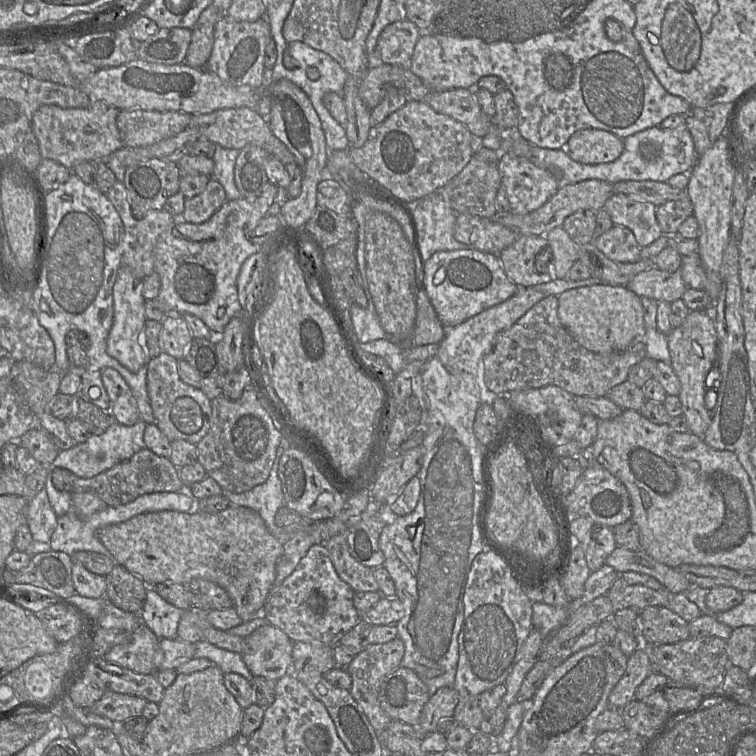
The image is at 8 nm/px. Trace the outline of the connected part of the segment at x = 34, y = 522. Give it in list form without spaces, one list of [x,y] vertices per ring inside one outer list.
[[[45,488],[34,497],[27,499],[26,521],[33,541],[49,543],[56,529],[57,519]]]

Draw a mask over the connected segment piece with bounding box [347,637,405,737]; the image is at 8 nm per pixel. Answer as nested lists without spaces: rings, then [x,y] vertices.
[[[396,637],[387,643],[370,644],[361,653],[355,655],[347,667],[347,671],[352,678],[350,693],[367,716],[378,737],[392,721],[379,703],[378,690],[384,678],[400,667],[404,652],[404,643]]]

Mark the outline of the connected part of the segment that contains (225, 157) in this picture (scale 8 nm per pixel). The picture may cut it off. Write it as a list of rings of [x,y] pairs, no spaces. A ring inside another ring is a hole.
[[[216,144],[212,178],[223,186],[227,200],[236,200],[241,197],[235,183],[235,165],[239,152],[240,150],[224,148]]]

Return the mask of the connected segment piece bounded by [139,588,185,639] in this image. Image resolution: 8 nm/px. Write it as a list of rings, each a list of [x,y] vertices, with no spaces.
[[[148,588],[145,605],[139,616],[159,639],[175,639],[184,611],[163,599],[154,588]]]

